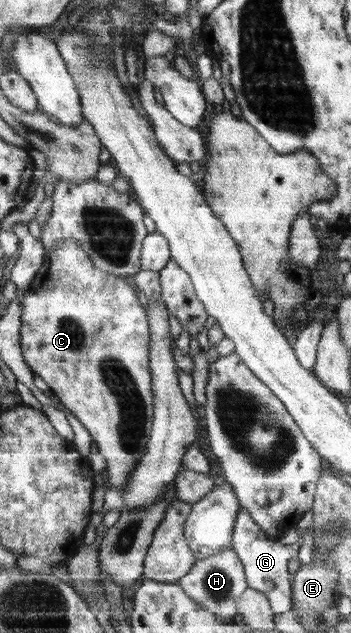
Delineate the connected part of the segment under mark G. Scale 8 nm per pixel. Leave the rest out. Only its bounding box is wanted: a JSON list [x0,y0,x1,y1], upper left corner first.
[231,506,313,614]

